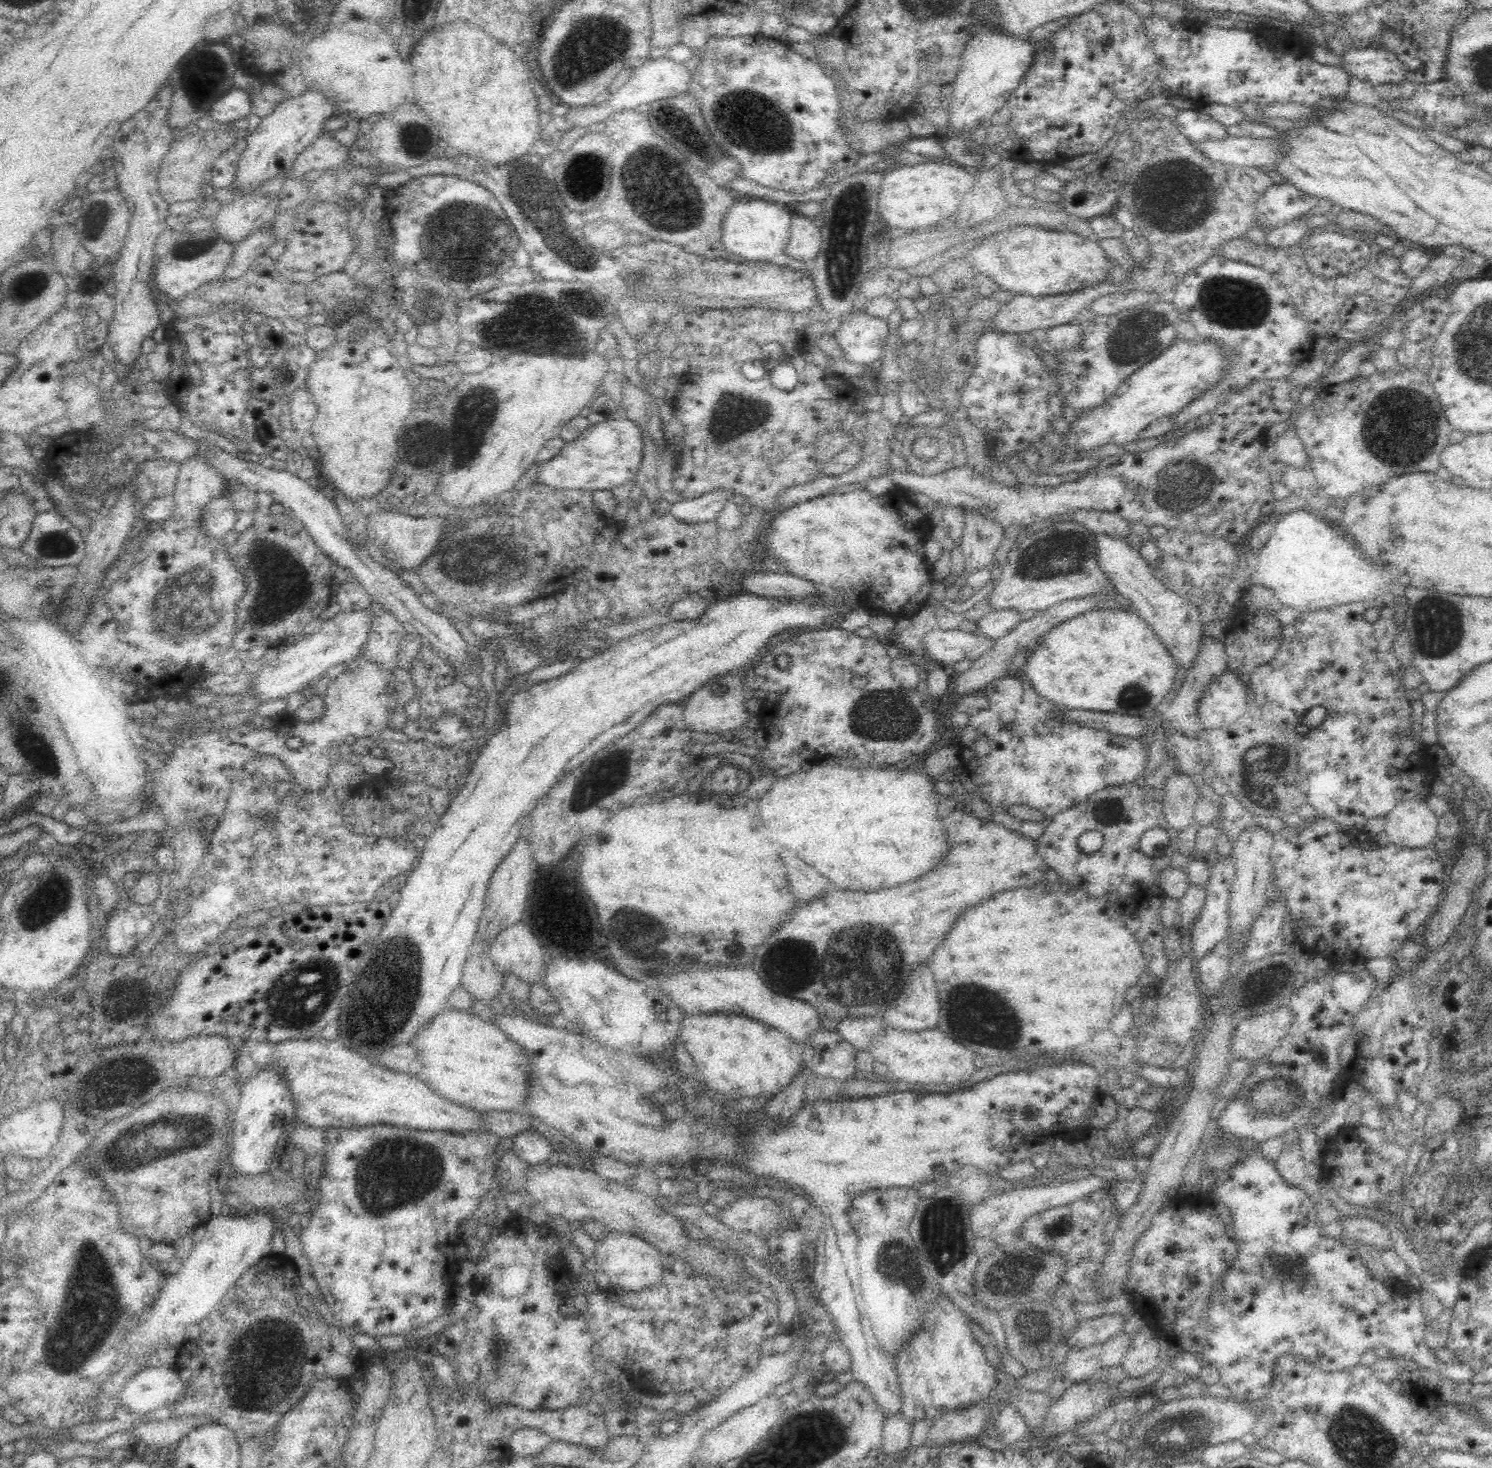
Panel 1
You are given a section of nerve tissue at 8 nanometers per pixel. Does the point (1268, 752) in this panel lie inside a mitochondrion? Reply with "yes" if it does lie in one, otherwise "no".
yes

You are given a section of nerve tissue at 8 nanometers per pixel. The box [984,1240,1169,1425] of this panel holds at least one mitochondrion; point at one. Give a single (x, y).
(1030, 1315)

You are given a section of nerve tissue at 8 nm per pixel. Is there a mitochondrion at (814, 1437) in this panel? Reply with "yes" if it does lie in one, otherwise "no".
yes

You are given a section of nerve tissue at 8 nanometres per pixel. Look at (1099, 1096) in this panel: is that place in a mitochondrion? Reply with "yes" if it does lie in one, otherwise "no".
no

